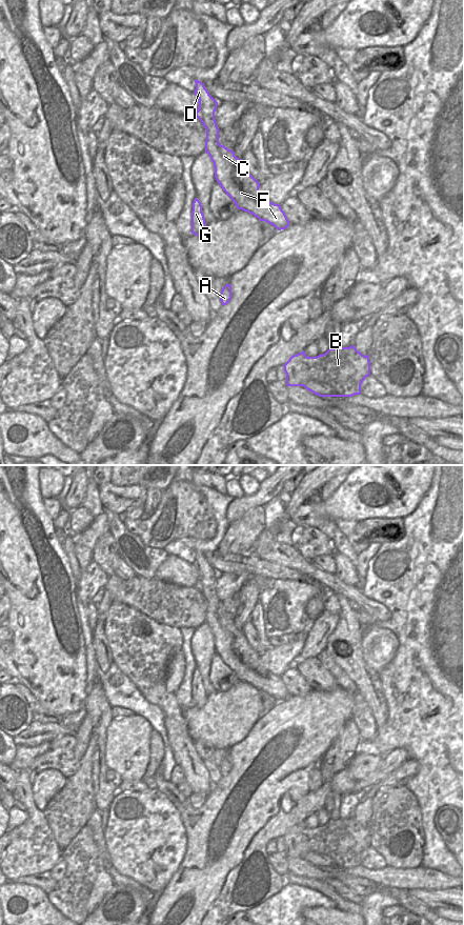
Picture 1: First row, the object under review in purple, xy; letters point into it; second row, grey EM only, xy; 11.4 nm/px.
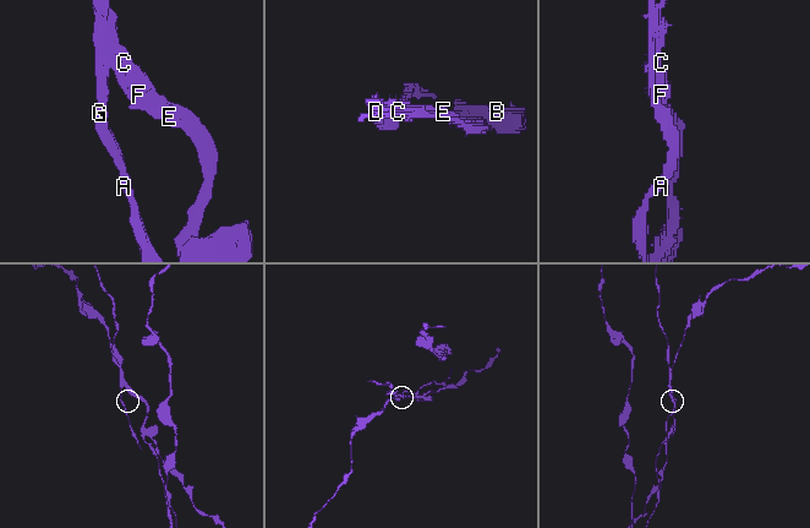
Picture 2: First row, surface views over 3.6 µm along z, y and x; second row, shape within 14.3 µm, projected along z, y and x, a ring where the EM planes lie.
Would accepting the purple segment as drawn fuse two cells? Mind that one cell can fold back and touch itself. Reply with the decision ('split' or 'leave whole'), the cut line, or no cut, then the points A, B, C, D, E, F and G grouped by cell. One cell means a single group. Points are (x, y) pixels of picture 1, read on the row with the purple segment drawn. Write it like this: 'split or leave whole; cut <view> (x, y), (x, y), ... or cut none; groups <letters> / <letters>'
split; cut xy (199, 108), (199, 119); groups A G / B C D E F

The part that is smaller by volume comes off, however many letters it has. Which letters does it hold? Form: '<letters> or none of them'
A, G

